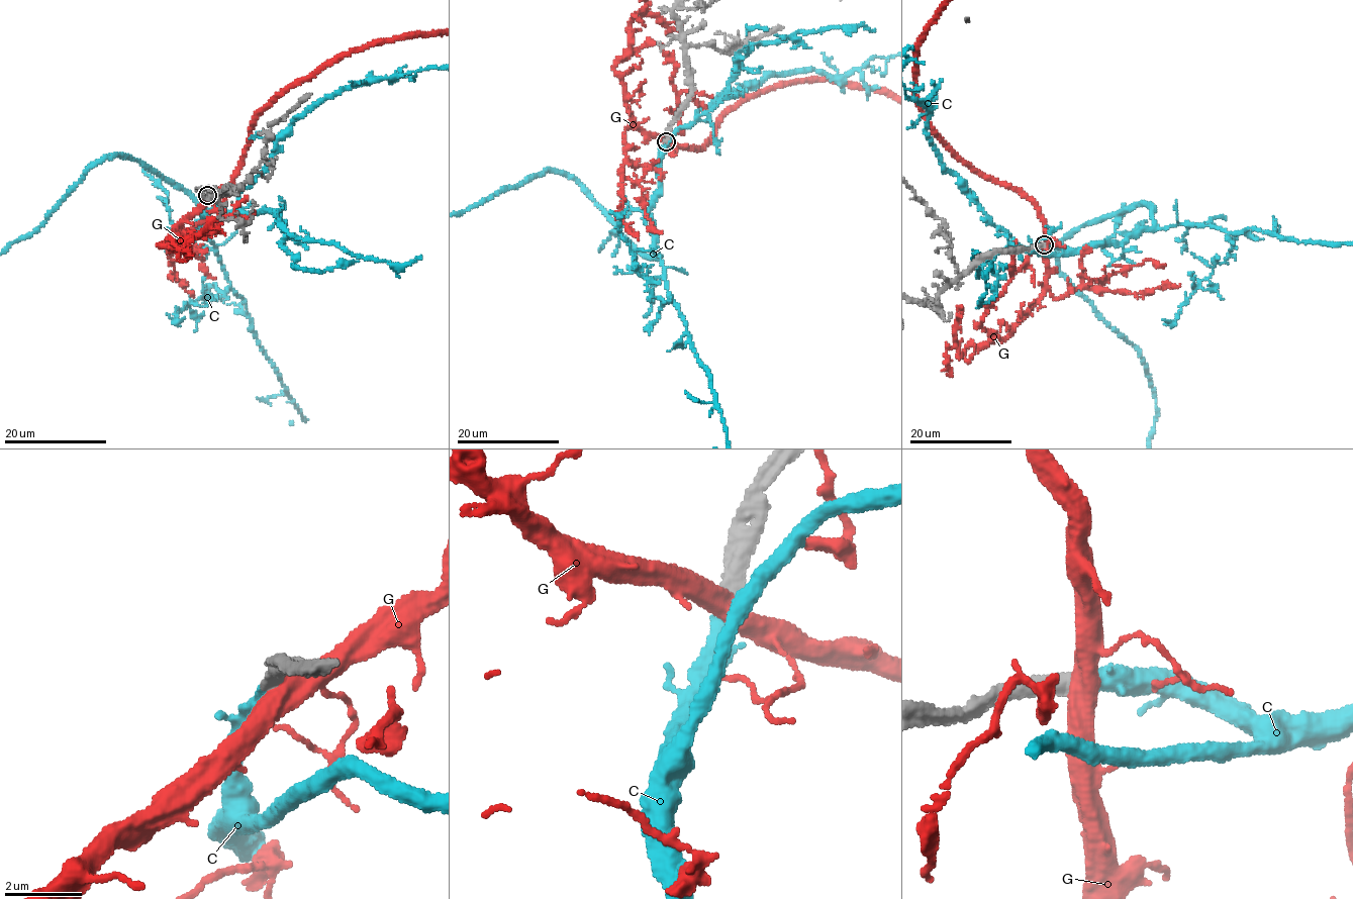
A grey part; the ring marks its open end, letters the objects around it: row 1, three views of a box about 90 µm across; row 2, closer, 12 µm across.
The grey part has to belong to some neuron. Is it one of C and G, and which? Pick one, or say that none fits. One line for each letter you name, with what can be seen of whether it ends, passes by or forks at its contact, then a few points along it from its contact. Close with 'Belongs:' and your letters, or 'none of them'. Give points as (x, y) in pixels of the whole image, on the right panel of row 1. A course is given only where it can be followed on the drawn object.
C: it ends
Belongs: C

